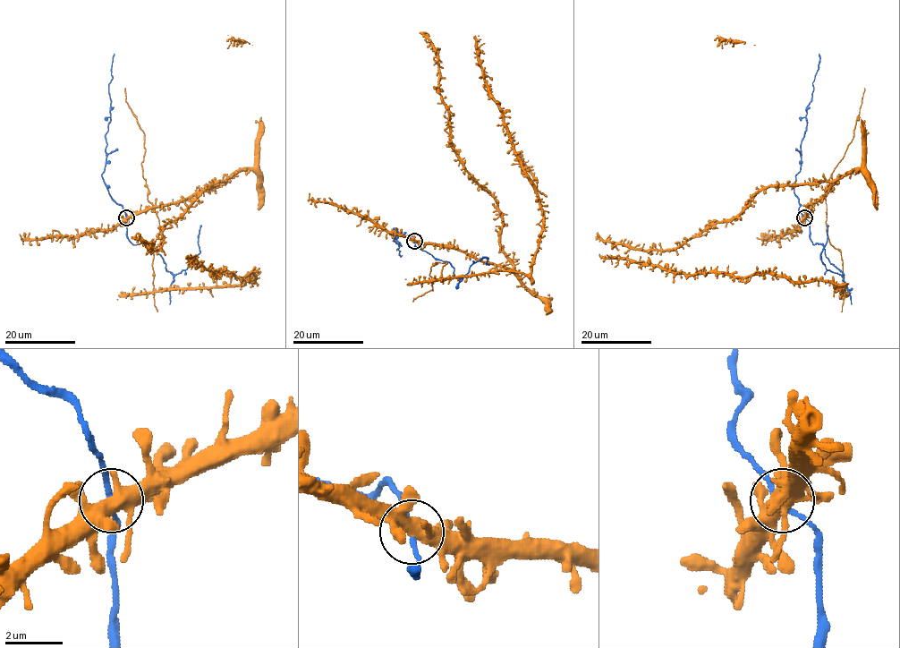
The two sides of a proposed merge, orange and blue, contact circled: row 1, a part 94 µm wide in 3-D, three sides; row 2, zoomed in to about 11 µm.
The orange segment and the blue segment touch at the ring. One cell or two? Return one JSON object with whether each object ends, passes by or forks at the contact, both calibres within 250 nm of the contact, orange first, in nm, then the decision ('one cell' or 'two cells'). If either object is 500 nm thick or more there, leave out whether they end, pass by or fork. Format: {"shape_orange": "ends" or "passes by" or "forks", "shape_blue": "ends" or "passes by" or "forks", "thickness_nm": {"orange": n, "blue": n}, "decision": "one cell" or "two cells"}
{"shape_orange": "forks", "shape_blue": "passes by", "thickness_nm": {"orange": 440, "blue": 160}, "decision": "one cell"}

